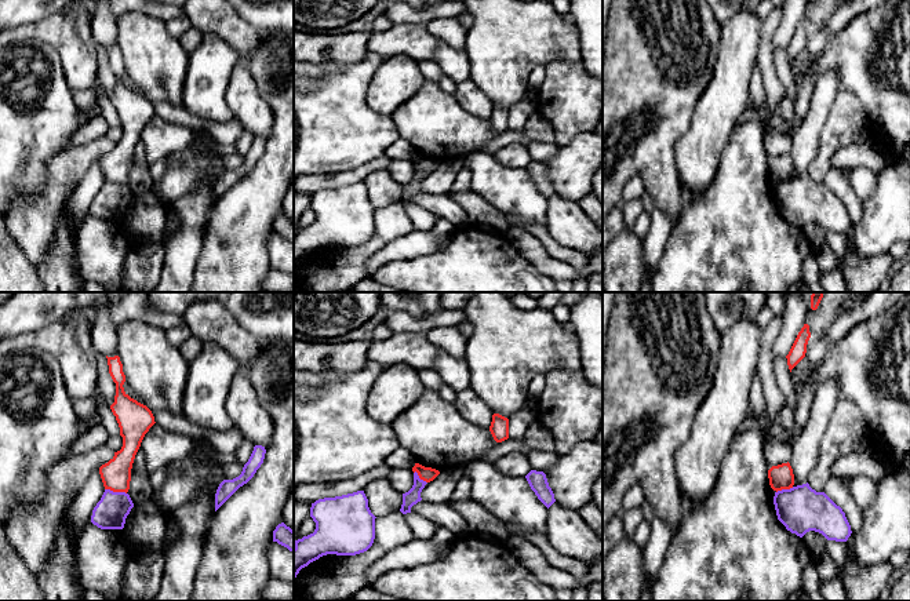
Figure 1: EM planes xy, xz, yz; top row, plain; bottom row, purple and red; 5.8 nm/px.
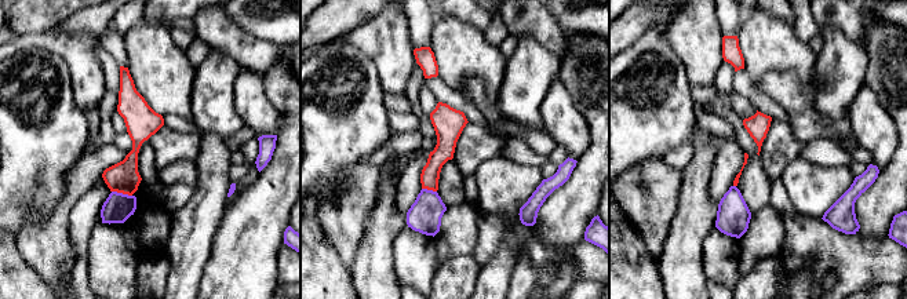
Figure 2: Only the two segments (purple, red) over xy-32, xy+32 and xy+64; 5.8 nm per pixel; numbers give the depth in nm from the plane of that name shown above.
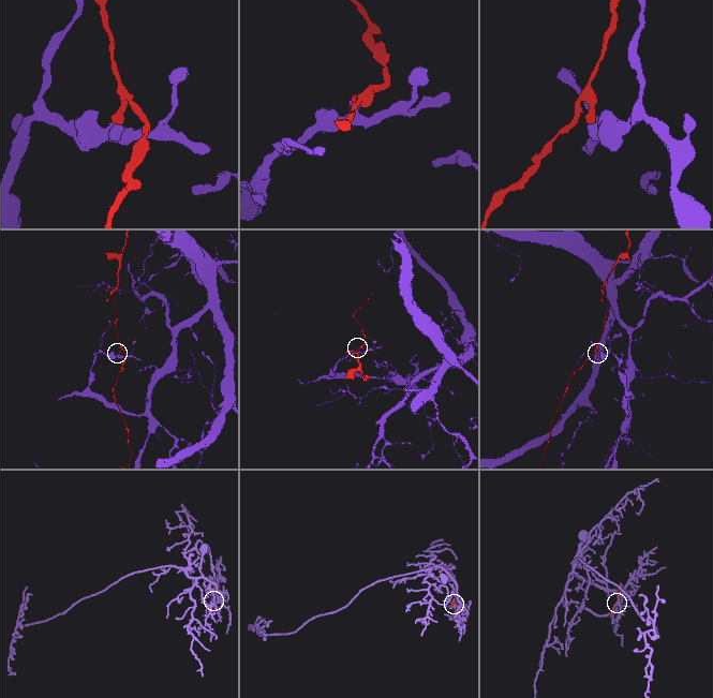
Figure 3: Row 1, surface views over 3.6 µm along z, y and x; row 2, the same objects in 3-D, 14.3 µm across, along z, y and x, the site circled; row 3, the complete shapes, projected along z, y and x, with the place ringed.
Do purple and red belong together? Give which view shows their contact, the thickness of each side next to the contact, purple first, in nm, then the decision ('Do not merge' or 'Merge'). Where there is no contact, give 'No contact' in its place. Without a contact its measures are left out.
Touches purple in xy. Thickness 190 nm (purple) against 180 nm. Do not merge

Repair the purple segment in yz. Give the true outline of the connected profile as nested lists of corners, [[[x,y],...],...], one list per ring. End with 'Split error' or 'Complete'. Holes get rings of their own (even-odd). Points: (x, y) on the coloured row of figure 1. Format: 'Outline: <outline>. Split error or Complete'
Outline: [[[808,482],[775,492],[774,505],[778,520],[800,538],[815,531],[827,540],[847,542],[852,533],[842,509]]]. Complete

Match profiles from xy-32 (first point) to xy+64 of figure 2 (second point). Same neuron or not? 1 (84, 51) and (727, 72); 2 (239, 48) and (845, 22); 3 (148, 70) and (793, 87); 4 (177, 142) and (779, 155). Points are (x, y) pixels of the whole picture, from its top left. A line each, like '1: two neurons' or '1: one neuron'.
1: two neurons
2: one neuron
3: two neurons
4: one neuron

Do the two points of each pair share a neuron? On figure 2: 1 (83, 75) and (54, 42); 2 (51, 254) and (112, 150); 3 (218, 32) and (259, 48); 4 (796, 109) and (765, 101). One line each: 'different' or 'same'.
1: same
2: same
3: same
4: different

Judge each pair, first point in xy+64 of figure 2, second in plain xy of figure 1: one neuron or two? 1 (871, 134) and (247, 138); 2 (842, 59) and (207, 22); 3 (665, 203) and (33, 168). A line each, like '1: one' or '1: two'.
1: two
2: two
3: two

